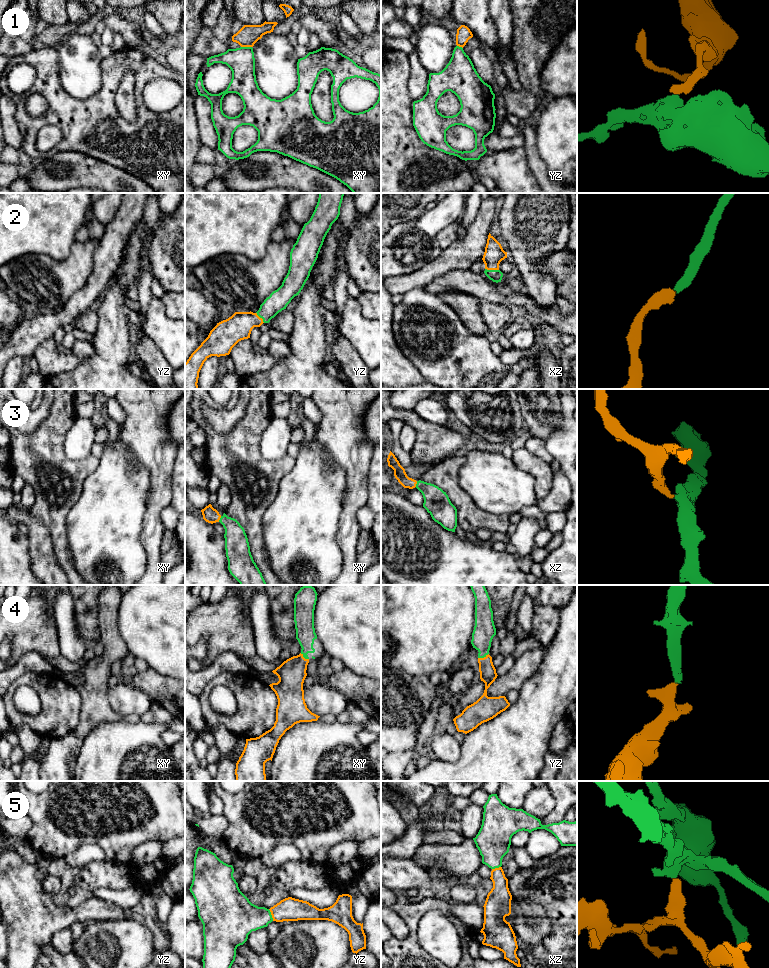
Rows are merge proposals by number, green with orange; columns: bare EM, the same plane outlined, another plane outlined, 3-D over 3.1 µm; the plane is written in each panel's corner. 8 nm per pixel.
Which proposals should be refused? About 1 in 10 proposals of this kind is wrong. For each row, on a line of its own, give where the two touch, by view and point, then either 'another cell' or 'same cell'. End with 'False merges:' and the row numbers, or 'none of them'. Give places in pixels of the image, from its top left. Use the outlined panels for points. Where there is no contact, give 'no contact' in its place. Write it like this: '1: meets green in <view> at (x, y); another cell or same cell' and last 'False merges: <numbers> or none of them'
1: meets green in xy at (246, 47); another cell
2: meets green in xz at (492, 270); same cell
3: meets green in xy at (220, 519); same cell
4: meets green in yz at (483, 657); same cell
5: meets green in yz at (271, 915); same cell
False merges: 1

